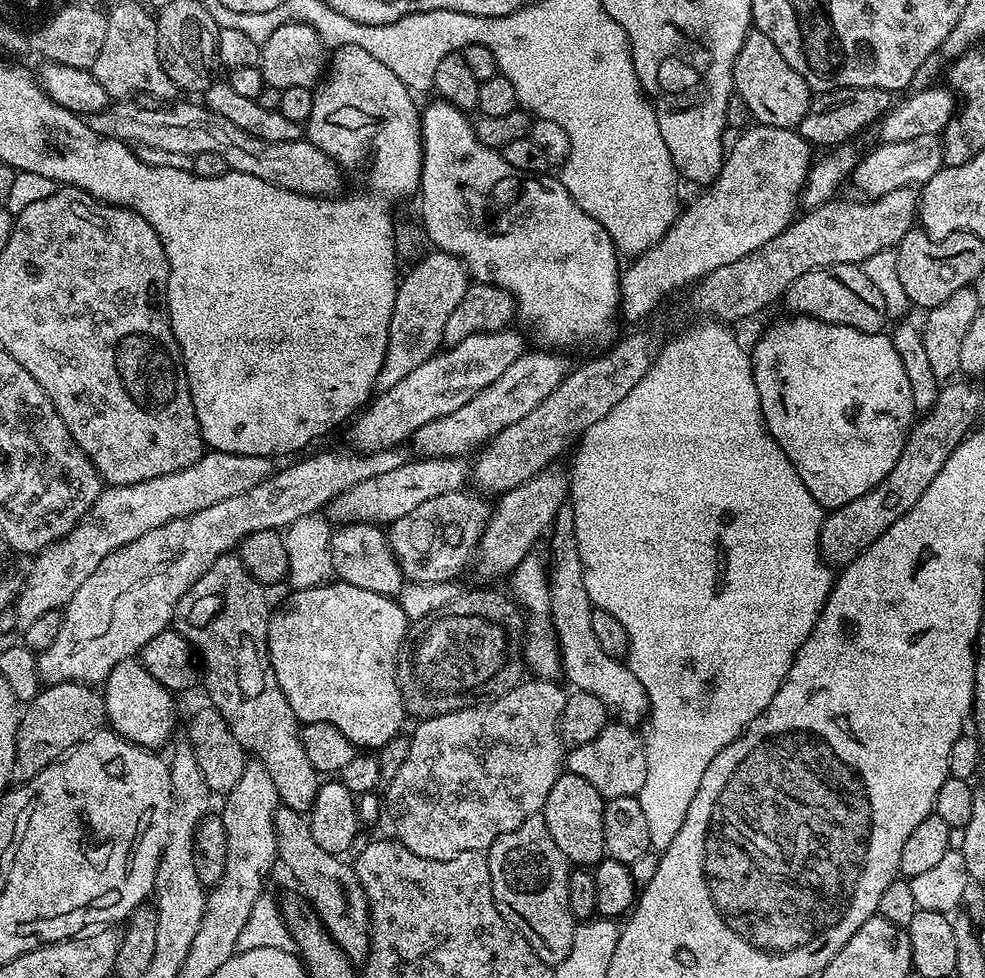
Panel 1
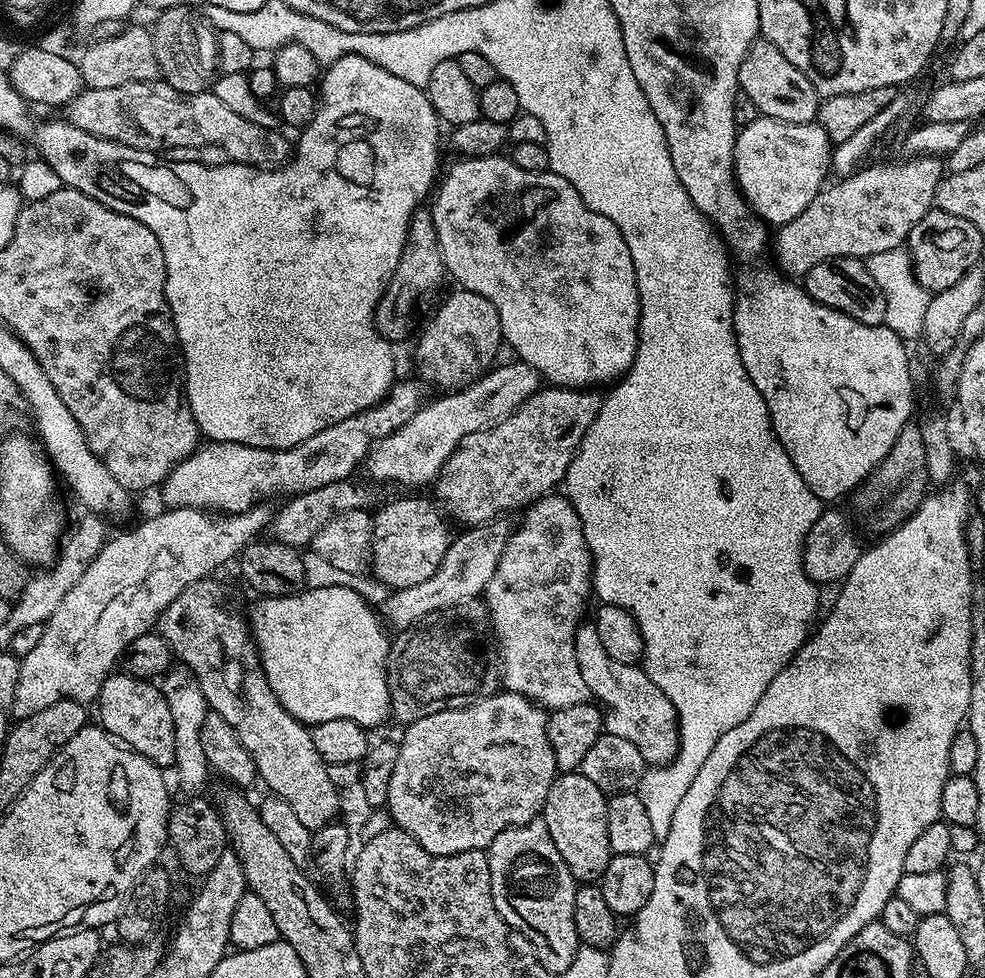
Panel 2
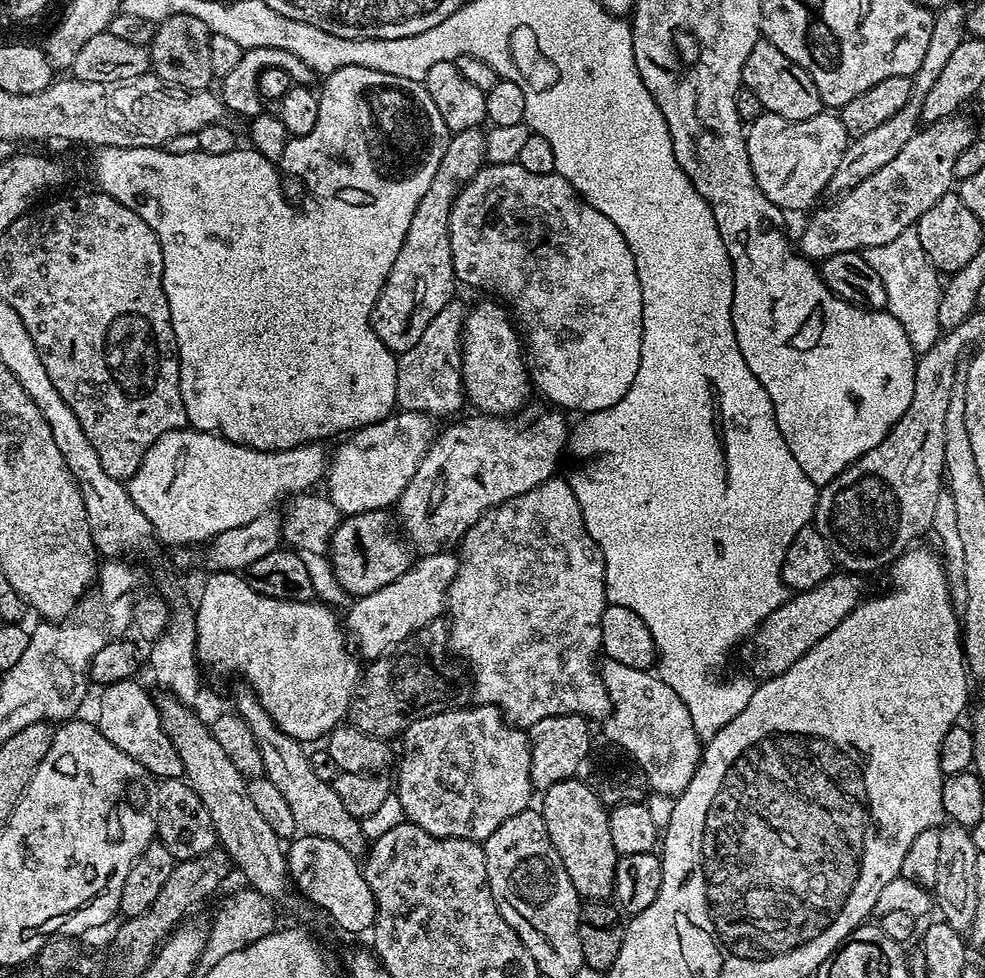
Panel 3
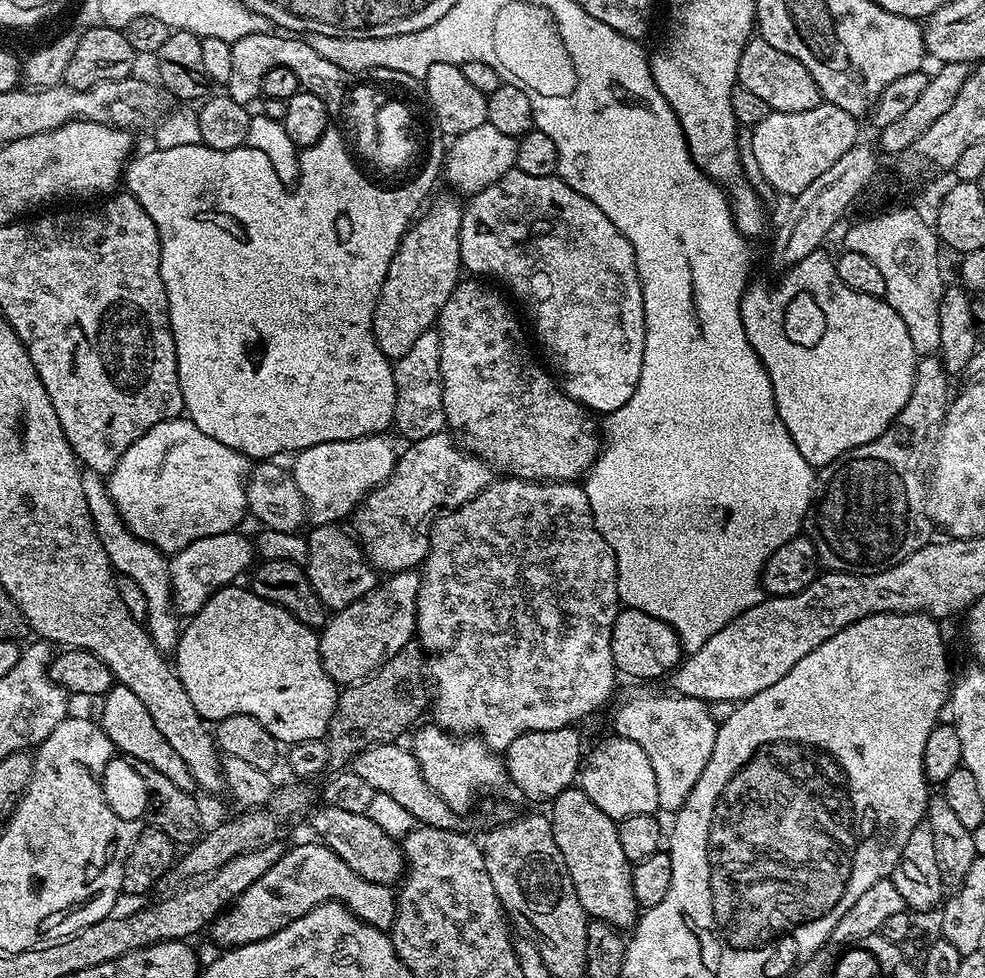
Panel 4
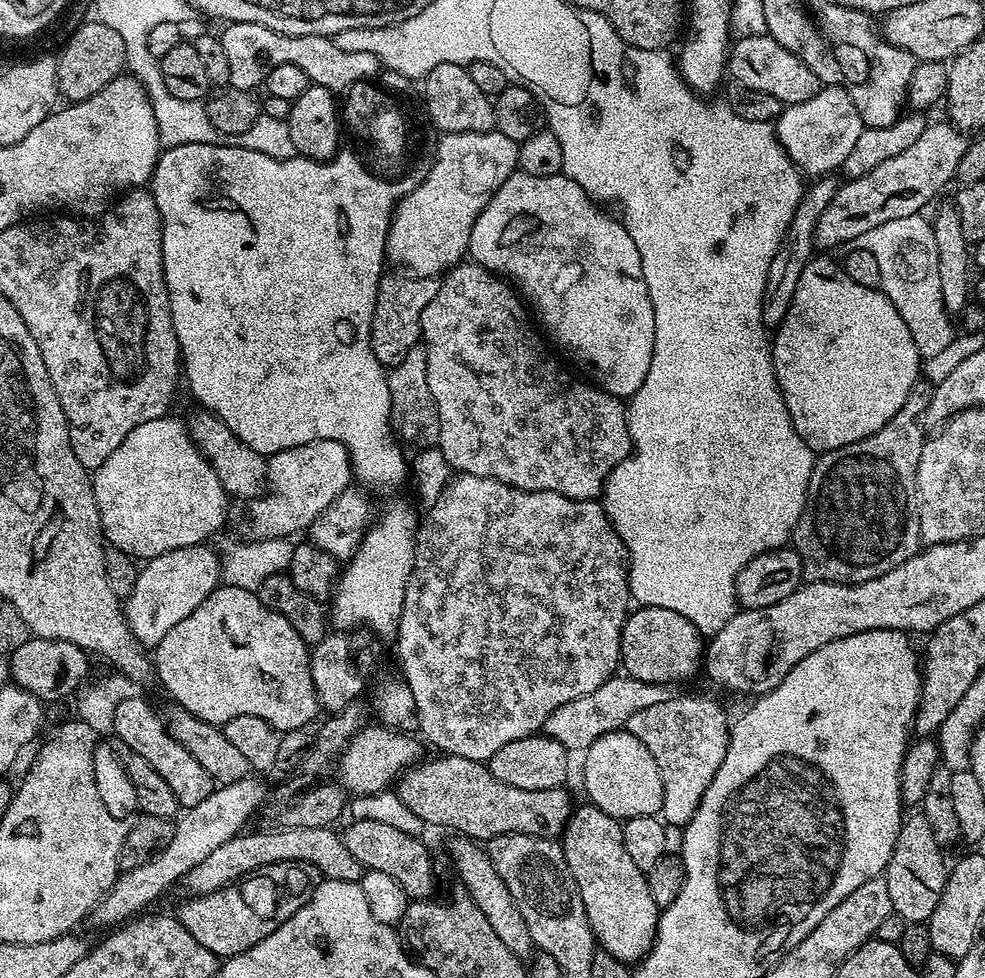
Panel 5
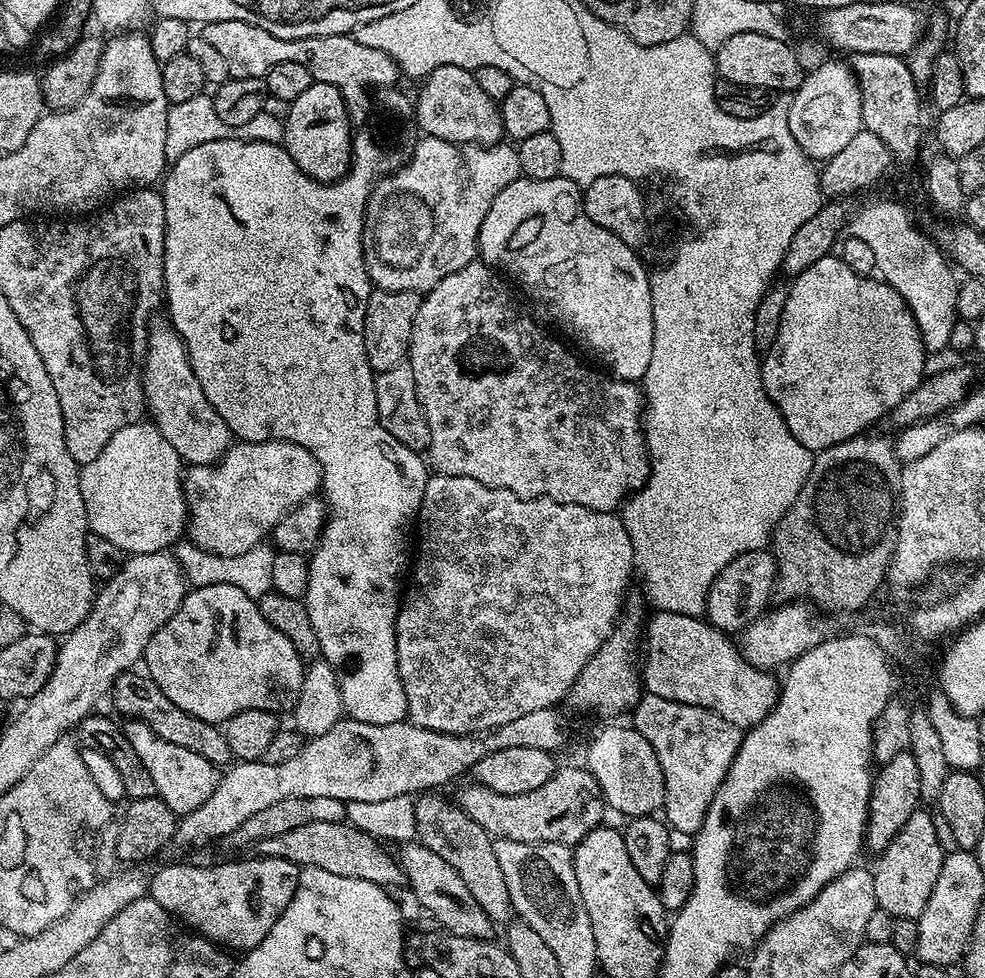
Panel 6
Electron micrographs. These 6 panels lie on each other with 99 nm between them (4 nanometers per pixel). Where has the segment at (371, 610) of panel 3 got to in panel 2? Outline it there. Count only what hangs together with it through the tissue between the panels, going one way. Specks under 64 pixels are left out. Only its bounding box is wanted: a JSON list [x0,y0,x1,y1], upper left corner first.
[382,522,510,630]

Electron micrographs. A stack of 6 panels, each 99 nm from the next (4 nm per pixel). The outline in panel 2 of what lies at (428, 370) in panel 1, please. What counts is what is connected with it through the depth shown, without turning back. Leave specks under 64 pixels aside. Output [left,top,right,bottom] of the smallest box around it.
[162,379,421,514]

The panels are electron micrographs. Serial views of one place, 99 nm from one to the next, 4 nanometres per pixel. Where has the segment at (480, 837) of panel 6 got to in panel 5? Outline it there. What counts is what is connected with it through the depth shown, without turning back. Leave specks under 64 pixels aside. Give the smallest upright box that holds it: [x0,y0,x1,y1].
[448,835,534,958]

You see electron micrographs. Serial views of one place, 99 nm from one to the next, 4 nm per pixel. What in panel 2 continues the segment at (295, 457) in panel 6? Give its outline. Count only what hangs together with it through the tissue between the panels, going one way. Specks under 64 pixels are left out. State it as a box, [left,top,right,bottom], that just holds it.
[366,362,542,490]

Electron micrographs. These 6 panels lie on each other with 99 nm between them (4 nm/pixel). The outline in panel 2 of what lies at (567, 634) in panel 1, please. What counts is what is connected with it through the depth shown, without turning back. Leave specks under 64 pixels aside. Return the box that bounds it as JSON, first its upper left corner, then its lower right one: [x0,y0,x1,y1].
[574,622,680,765]

